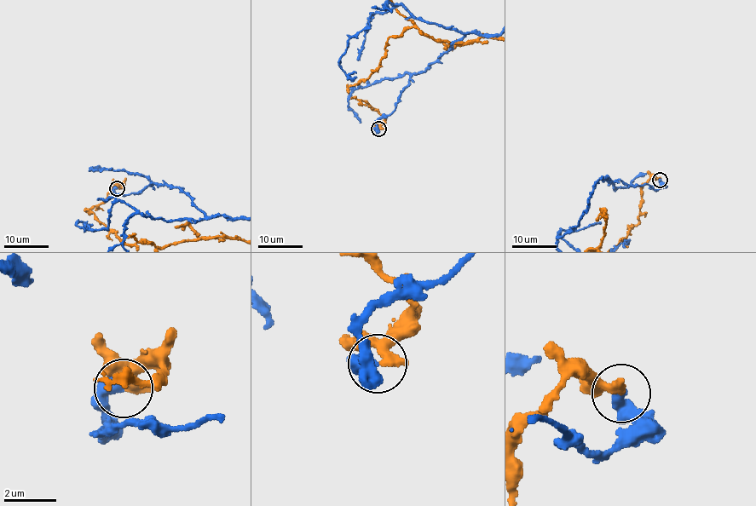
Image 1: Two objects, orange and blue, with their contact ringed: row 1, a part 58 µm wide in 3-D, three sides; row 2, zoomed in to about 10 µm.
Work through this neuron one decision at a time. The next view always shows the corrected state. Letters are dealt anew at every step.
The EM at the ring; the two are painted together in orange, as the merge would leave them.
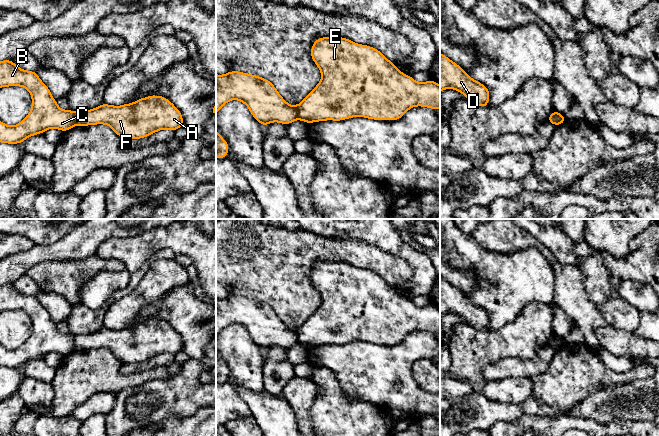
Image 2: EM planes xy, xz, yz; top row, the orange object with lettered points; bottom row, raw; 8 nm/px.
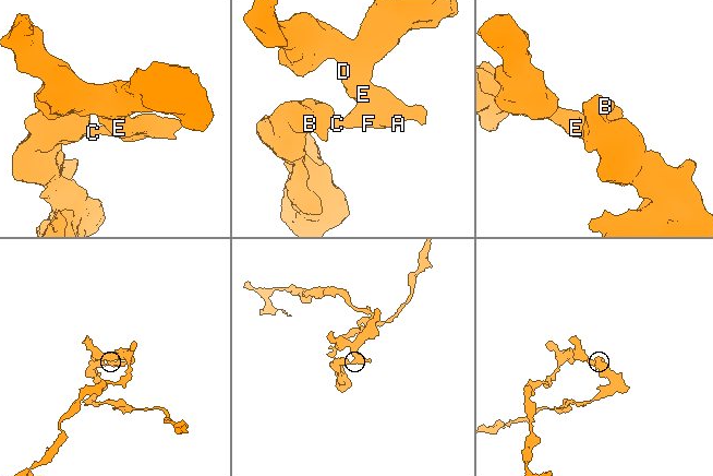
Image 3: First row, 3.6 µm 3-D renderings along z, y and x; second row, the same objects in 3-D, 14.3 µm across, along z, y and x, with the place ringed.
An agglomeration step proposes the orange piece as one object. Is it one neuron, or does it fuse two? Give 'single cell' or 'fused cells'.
fused cells

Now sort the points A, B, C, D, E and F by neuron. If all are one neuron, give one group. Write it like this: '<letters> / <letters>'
A D E F / B C

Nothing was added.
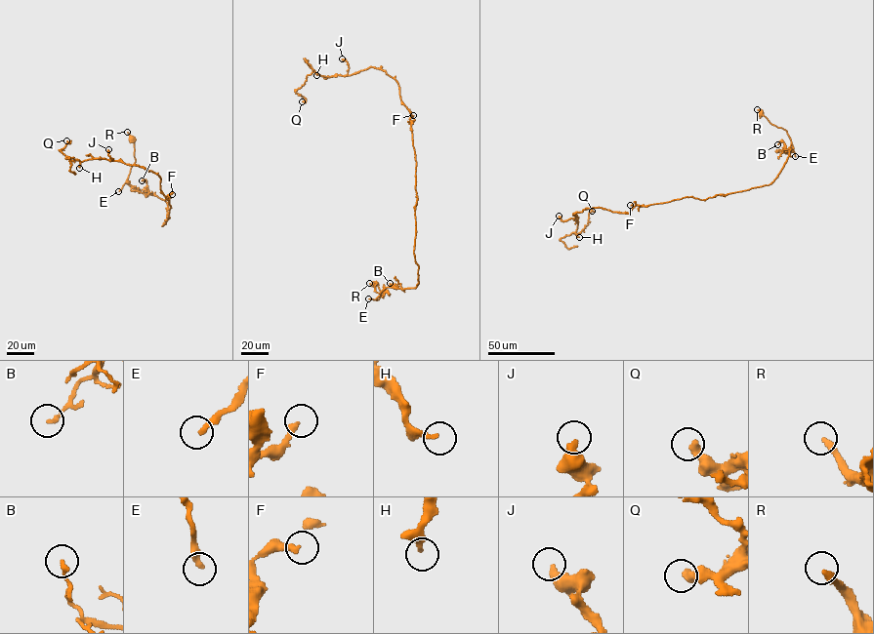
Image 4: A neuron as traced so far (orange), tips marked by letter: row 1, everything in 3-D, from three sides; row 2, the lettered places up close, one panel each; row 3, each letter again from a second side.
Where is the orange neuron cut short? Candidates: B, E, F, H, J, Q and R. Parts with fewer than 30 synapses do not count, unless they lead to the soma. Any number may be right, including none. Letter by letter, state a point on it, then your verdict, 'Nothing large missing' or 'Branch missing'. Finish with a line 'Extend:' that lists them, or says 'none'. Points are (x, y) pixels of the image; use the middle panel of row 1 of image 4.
B: Place: (390, 283). Nothing large missing
E: Place: (368, 298). Branch missing
F: Place: (413, 115). Nothing large missing
H: Place: (316, 75). Nothing large missing
J: Place: (342, 59). Nothing large missing
Q: Place: (302, 101). Nothing large missing
R: Place: (369, 283). Nothing large missing
Extend: E

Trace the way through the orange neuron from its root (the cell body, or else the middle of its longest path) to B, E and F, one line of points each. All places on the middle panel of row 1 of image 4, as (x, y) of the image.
B: (376, 283), (381, 293), (376, 299), (386, 288), (397, 289), (390, 283)
E: (376, 283), (381, 296), (378, 299), (368, 298)
F: (376, 283), (381, 293), (376, 299), (387, 287), (418, 284), (416, 161), (409, 119), (413, 115)

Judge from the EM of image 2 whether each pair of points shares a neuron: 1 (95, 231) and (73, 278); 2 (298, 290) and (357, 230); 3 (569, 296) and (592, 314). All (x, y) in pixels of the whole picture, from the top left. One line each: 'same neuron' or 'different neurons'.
1: different neurons
2: different neurons
3: same neuron

